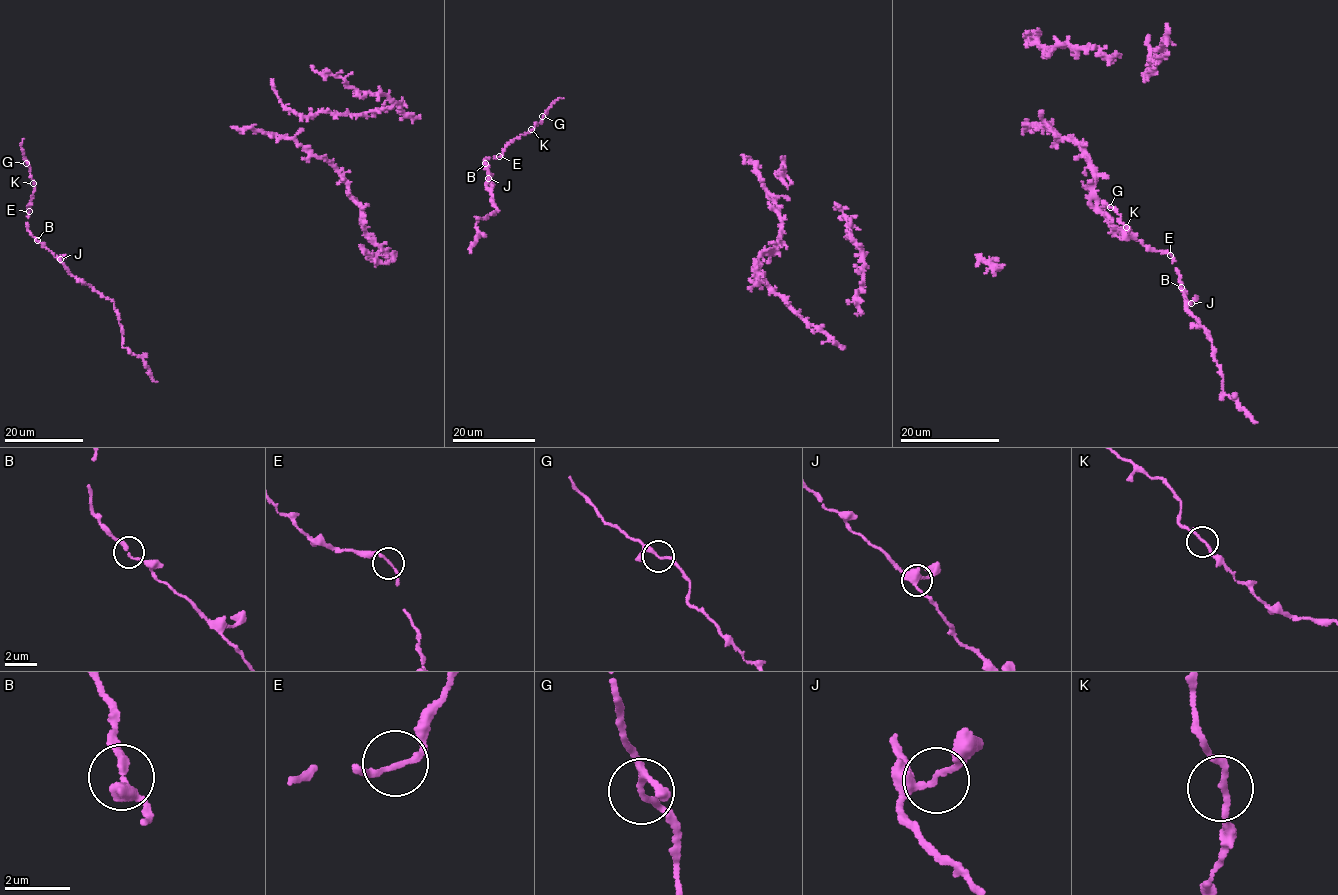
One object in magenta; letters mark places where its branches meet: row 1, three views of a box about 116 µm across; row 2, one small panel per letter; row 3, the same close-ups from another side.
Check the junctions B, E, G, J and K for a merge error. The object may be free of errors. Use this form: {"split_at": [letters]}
{"split_at": []}

